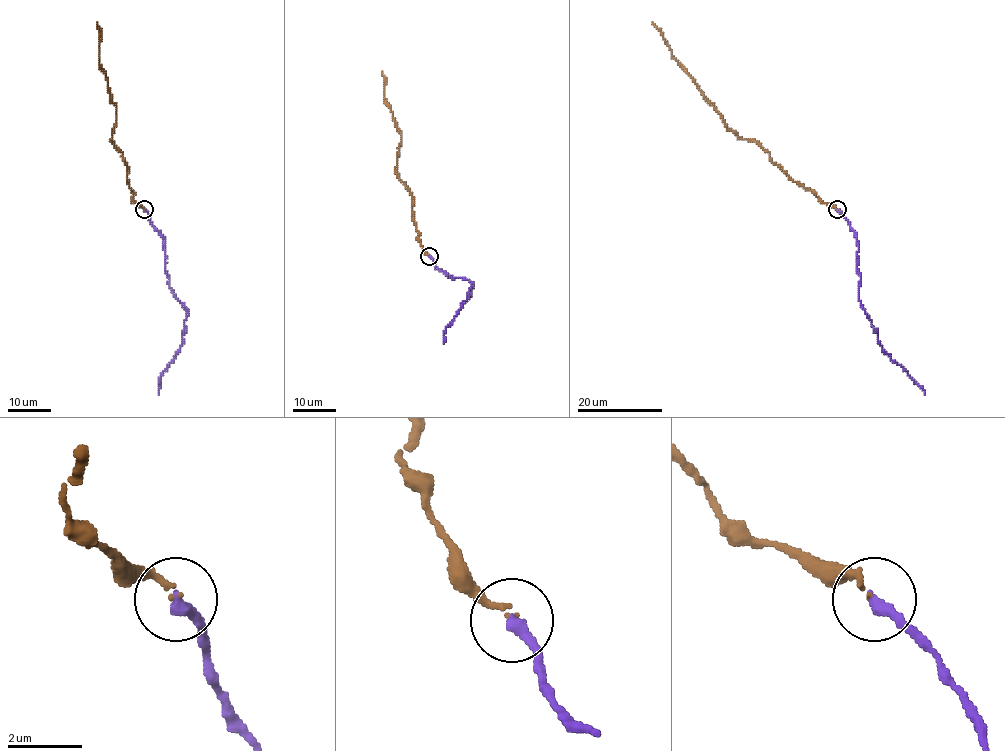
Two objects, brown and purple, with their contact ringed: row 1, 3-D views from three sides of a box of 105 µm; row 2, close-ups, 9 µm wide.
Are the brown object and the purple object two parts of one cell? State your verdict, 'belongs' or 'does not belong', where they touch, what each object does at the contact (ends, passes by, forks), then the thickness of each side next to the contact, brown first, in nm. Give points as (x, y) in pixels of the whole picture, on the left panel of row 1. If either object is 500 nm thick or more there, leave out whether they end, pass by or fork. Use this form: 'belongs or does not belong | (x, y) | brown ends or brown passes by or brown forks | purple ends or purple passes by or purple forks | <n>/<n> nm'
belongs | (144, 209) | brown ends | purple ends | 120/340 nm

